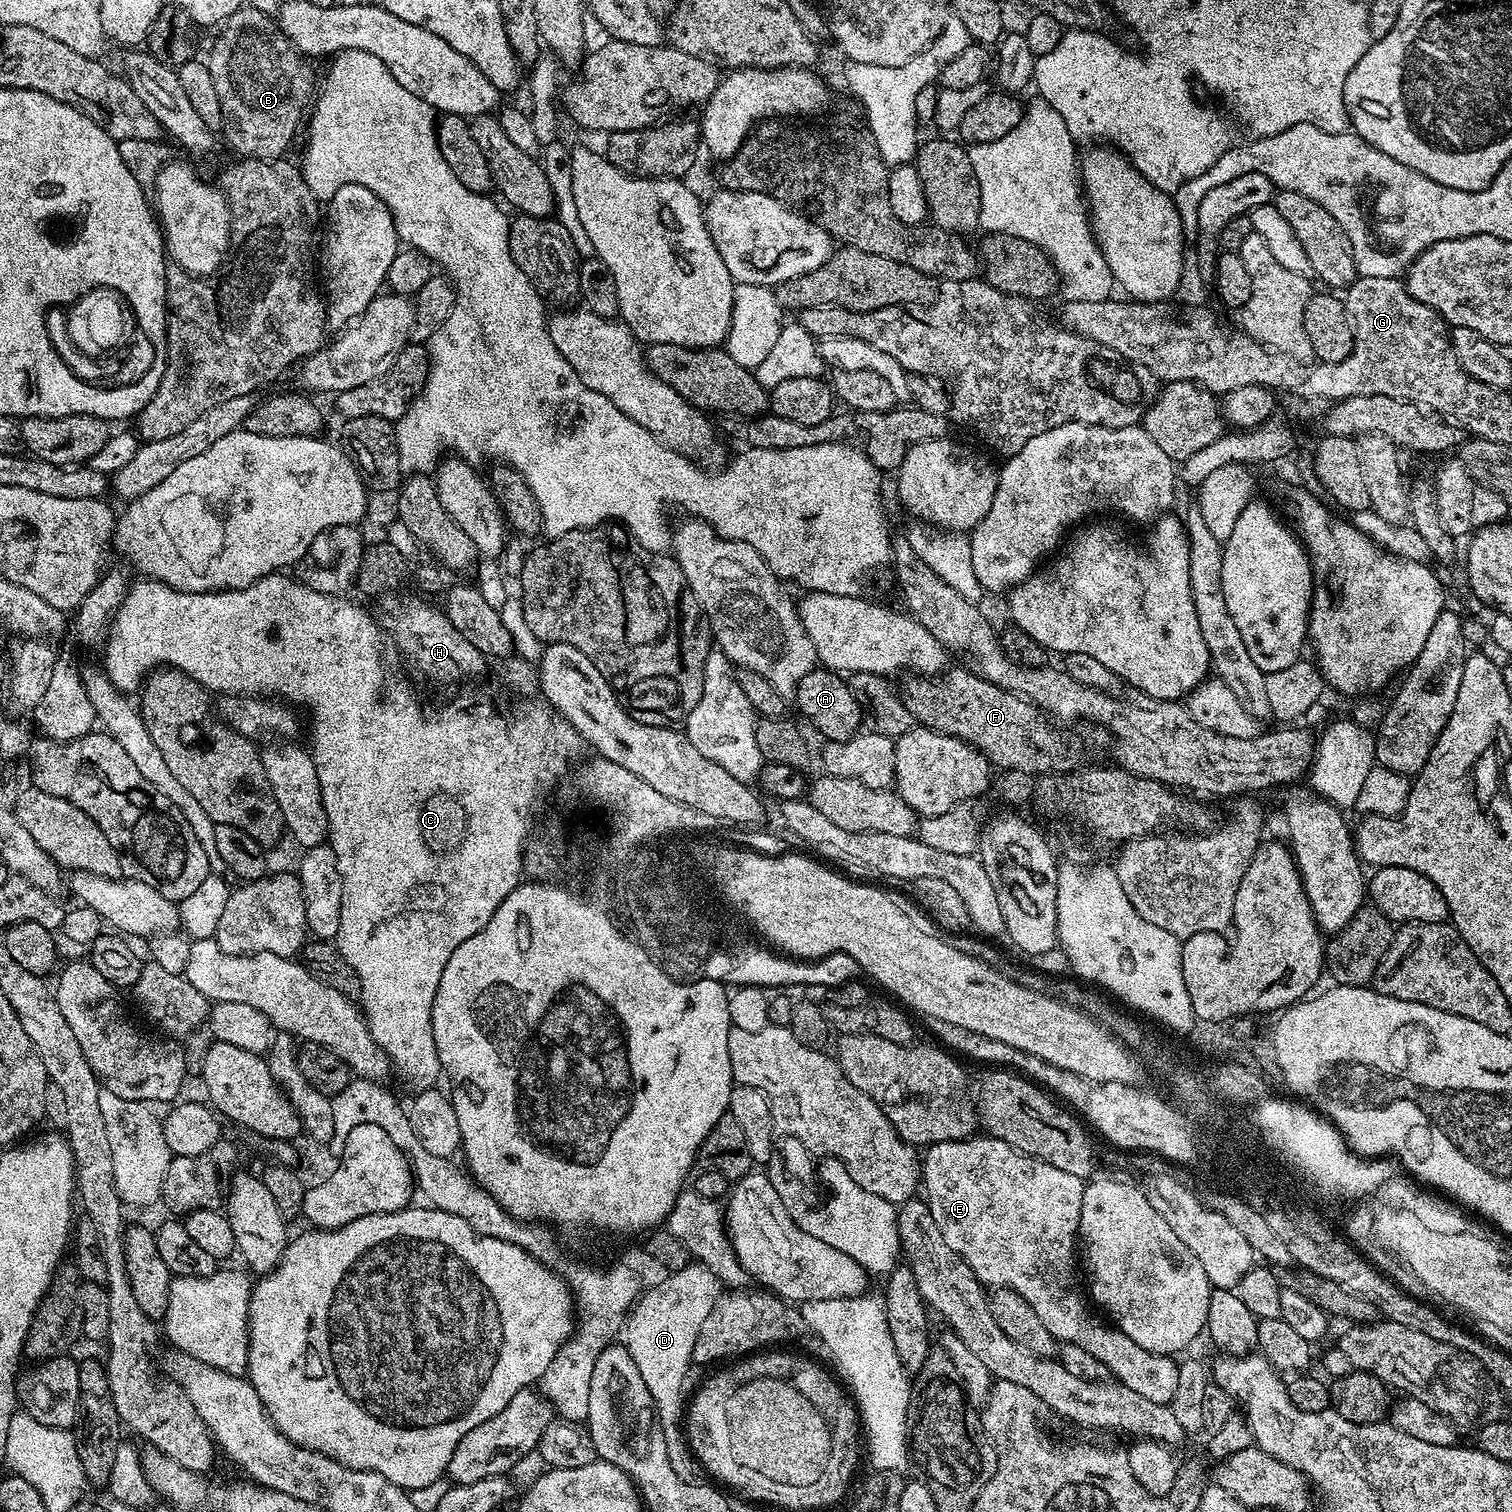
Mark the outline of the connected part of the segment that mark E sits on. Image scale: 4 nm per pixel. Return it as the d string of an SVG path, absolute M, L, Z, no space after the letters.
M973 1134L966 1140L951 1140L950 1142L929 1144L925 1152L928 1153L923 1153L922 1156L922 1192L925 1192L923 1195L926 1197L930 1214L934 1214L934 1222L938 1222L938 1230L942 1230L942 1238L946 1238L946 1246L950 1246L950 1250L954 1250L967 1262L970 1270L974 1270L974 1274L980 1279L981 1284L992 1290L998 1288L1014 1289L1019 1296L1026 1298L1026 1302L1033 1308L1034 1314L1038 1314L1038 1318L1042 1318L1042 1326L1046 1326L1046 1330L1050 1330L1050 1334L1056 1337L1057 1341L1077 1343L1078 1346L1088 1350L1098 1362L1105 1363L1111 1375L1119 1383L1130 1386L1130 1390L1150 1398L1150 1402L1162 1402L1163 1404L1171 1405L1174 1398L1174 1390L1178 1390L1178 1370L1180 1369L1180 1364L1173 1357L1154 1354L1150 1350L1142 1350L1142 1346L1138 1346L1138 1342L1126 1338L1126 1334L1122 1334L1119 1328L1105 1322L1103 1319L1100 1321L1098 1317L1092 1316L1091 1310L1093 1311L1093 1309L1090 1307L1085 1293L1081 1289L1081 1293L1076 1289L1078 1233L1080 1230L1082 1194L1084 1193L1085 1181L1074 1174L1066 1174L1066 1170L1058 1170L1058 1166L1050 1166L1046 1162L1035 1160L1033 1156L1022 1154L1018 1150L1014 1150L1006 1142L996 1140L993 1136L987 1134Z

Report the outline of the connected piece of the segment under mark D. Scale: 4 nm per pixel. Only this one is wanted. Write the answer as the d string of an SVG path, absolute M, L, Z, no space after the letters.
M689 1262L682 1270L669 1271L656 1283L660 1282L653 1288L651 1285L632 1305L632 1311L622 1325L622 1343L628 1356L634 1358L634 1366L638 1366L642 1382L646 1382L646 1390L650 1390L652 1406L657 1410L660 1429L666 1438L666 1454L670 1458L670 1466L674 1466L674 1474L678 1474L678 1478L687 1484L703 1484L705 1473L682 1427L686 1416L684 1383L688 1380L688 1368L693 1367L692 1355L698 1330L702 1330L706 1314L714 1310L714 1302L718 1302L722 1285L701 1262Z

